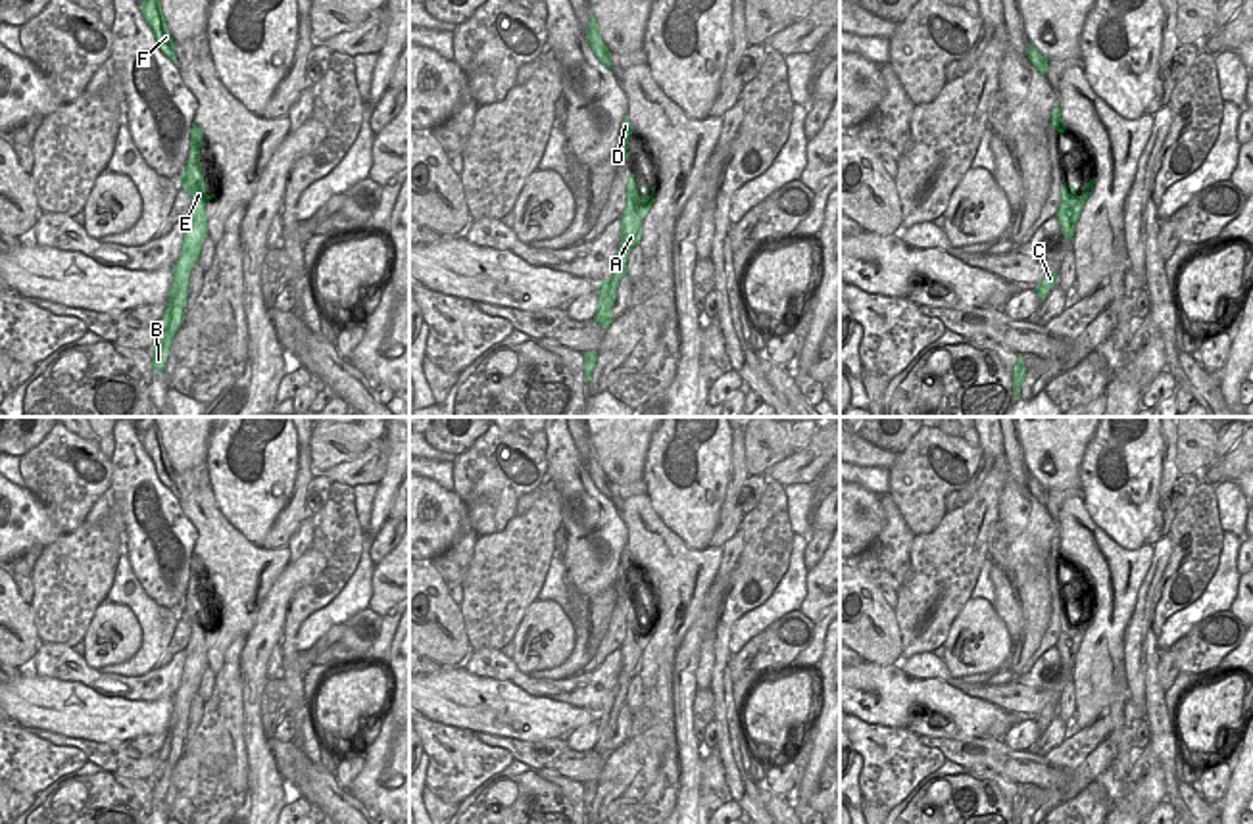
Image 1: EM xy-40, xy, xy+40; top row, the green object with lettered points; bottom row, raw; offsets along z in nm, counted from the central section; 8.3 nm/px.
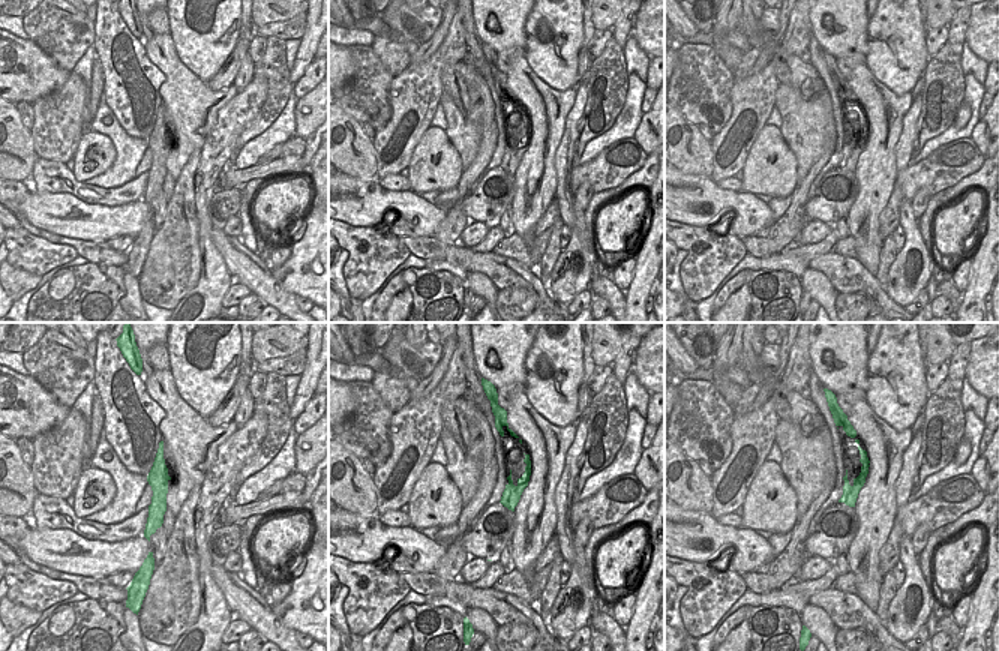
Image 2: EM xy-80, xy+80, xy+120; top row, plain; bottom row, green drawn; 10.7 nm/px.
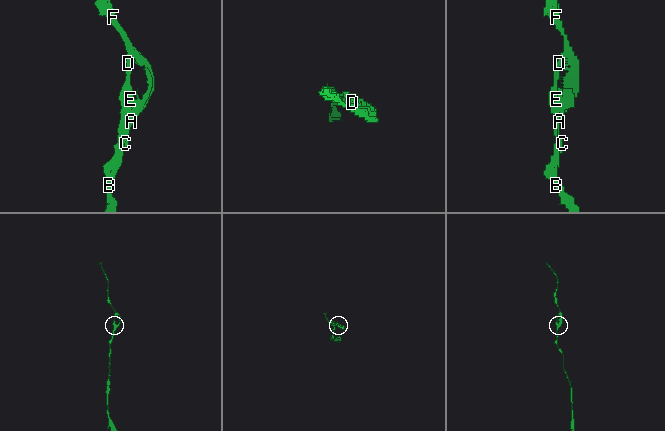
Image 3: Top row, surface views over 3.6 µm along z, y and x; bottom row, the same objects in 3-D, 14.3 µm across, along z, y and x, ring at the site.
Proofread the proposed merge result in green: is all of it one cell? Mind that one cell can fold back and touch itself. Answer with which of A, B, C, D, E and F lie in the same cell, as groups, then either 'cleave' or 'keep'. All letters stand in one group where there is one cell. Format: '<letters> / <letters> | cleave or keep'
A B C D E F | keep

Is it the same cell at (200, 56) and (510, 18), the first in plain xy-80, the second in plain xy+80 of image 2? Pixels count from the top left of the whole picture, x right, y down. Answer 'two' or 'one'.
two

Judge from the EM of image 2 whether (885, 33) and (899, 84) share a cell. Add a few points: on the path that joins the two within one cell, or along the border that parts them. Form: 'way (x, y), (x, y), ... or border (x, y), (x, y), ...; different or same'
way (896, 44), (899, 71); same

